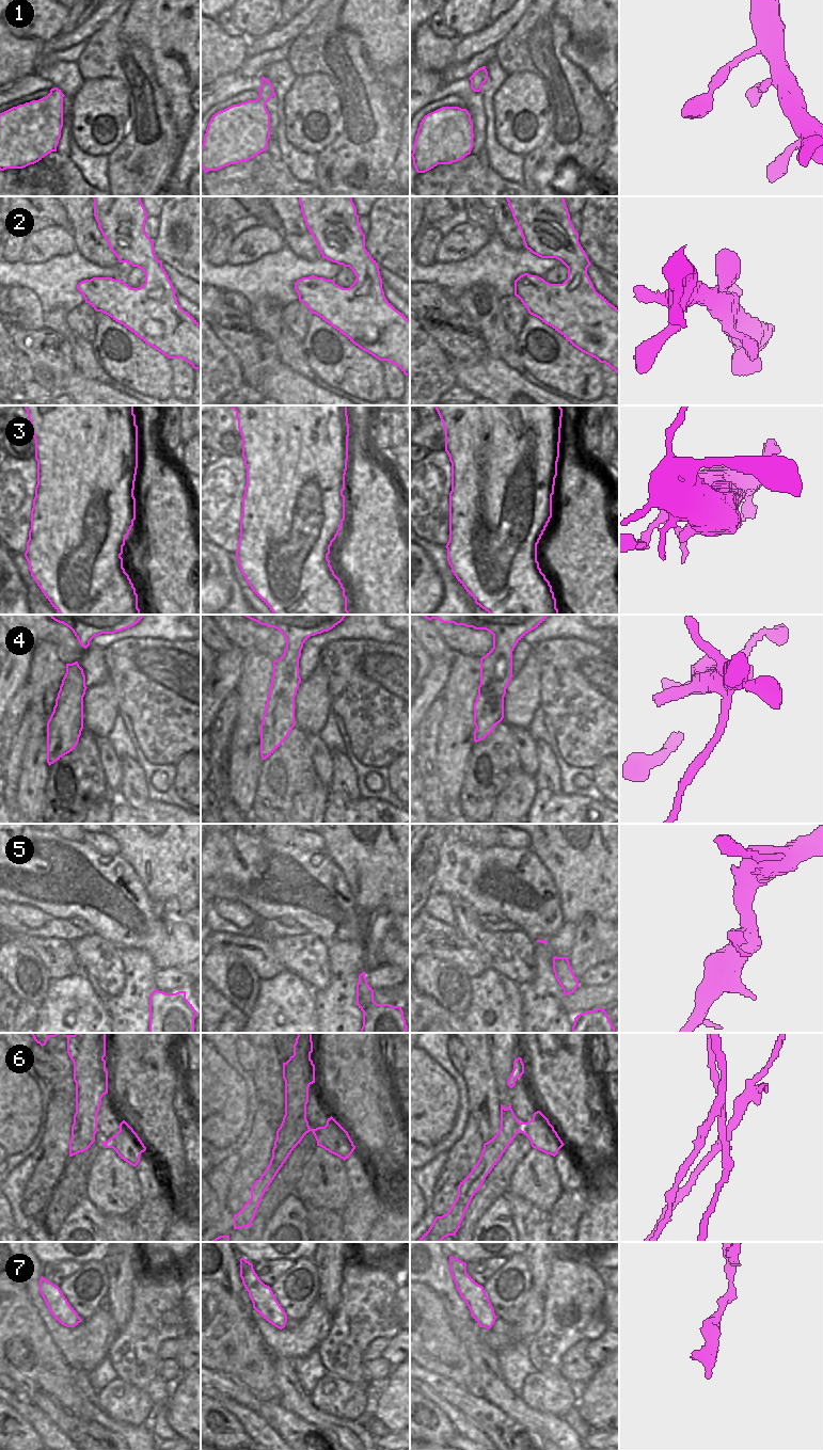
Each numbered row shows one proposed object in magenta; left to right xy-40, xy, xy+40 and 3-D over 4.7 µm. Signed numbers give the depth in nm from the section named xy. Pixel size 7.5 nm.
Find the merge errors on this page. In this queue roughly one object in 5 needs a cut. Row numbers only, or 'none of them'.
4, 6

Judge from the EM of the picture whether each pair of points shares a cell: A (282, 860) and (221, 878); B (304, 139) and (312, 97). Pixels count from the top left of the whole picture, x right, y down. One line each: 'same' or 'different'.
A: same
B: same

